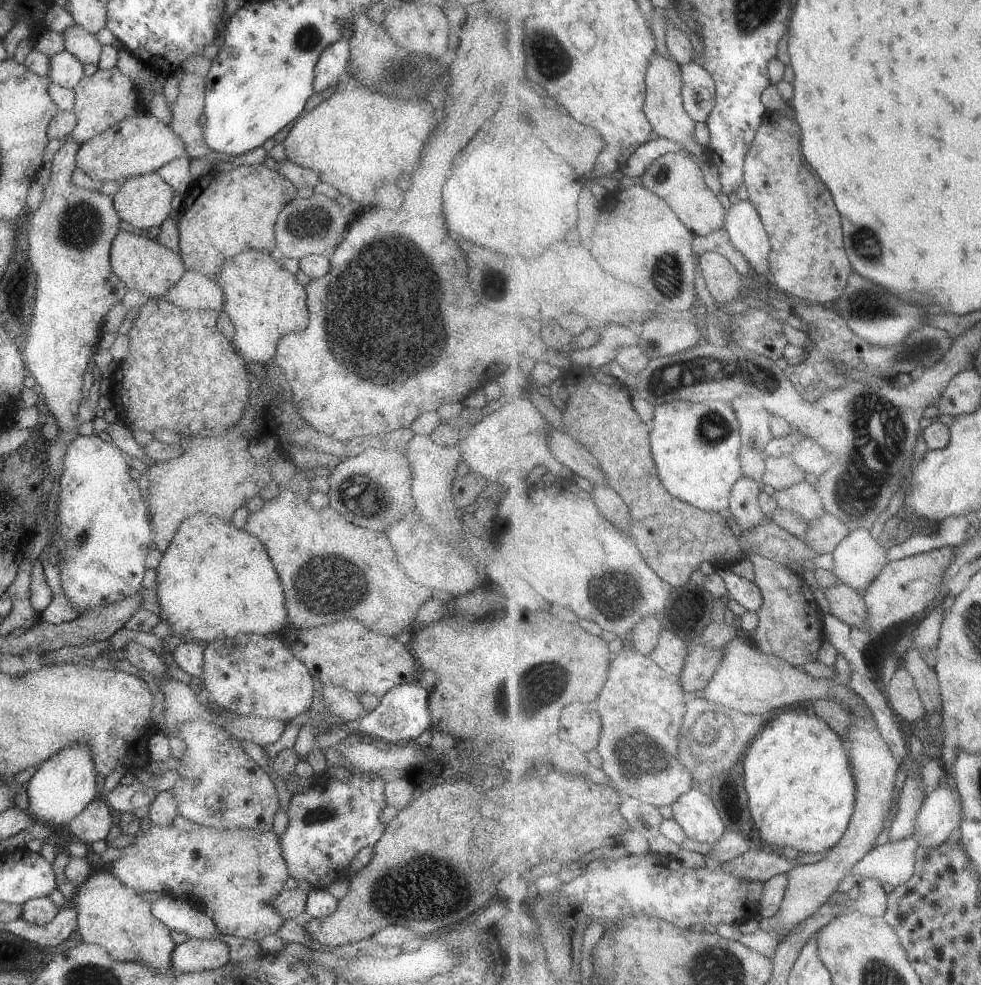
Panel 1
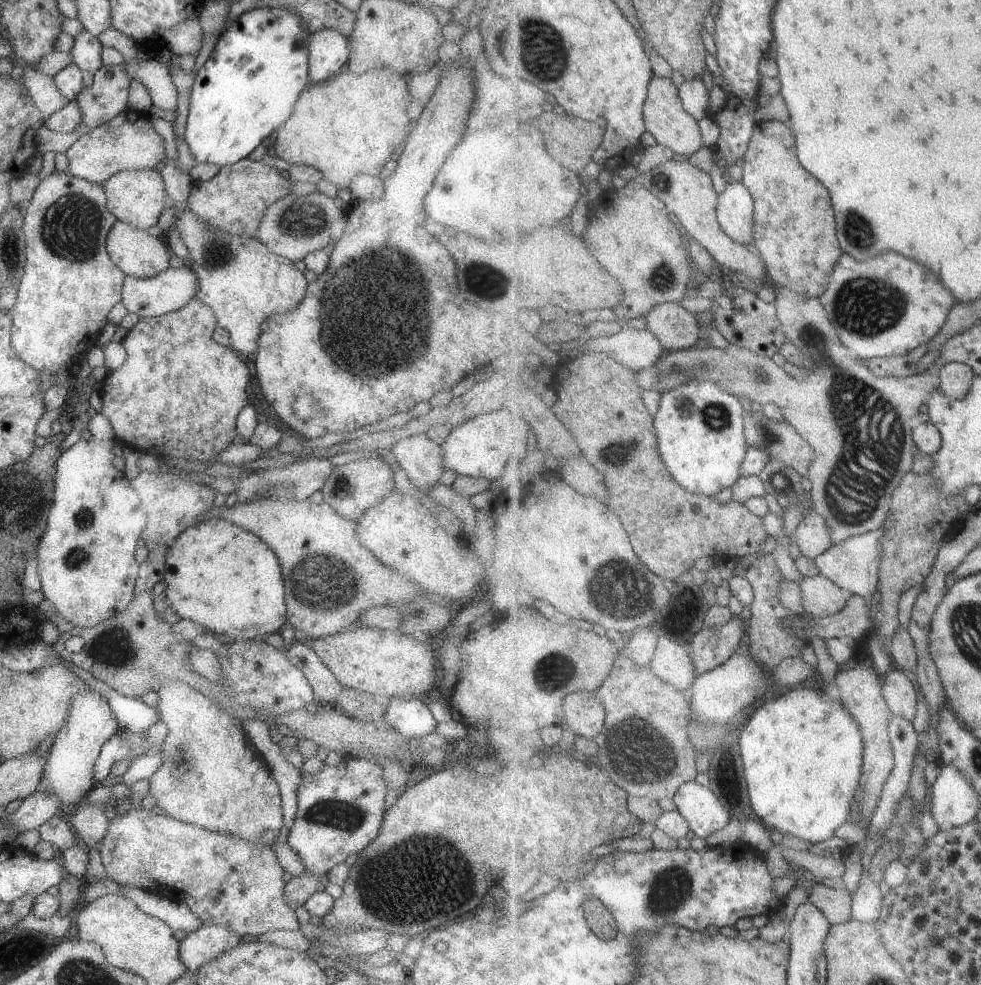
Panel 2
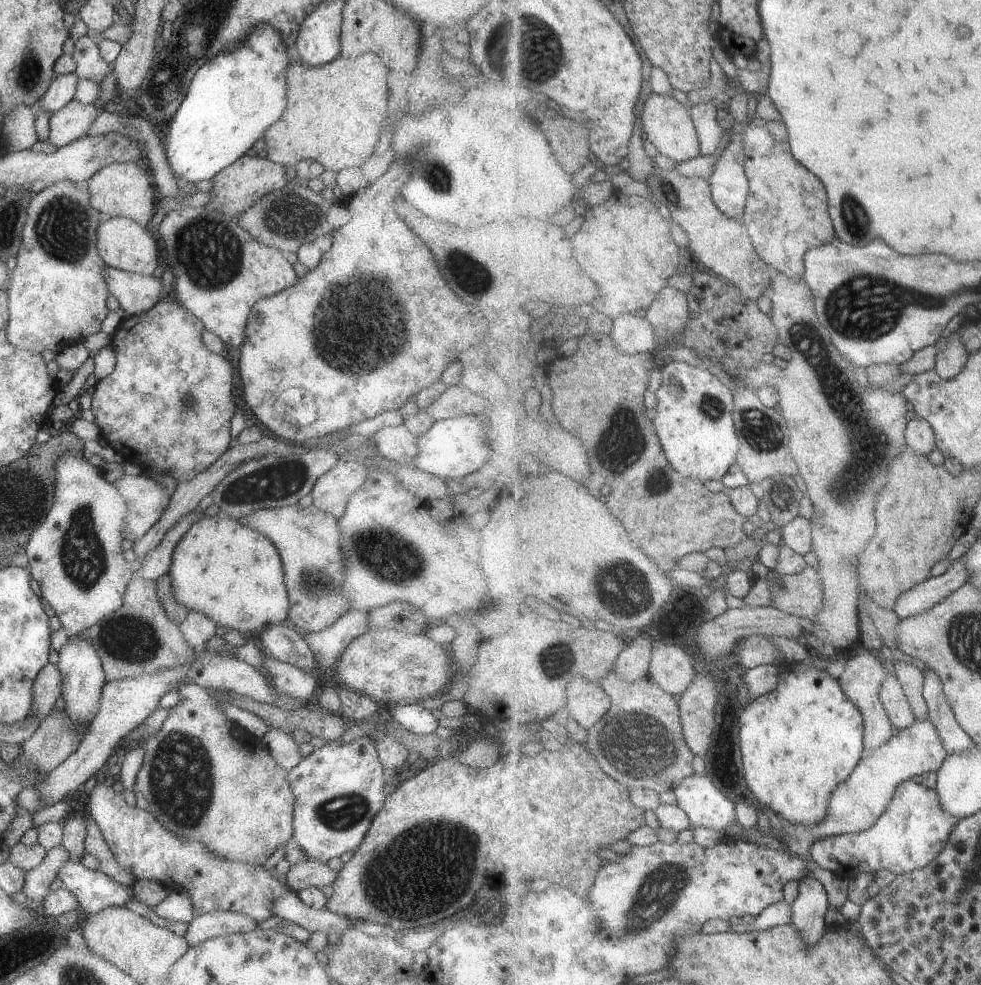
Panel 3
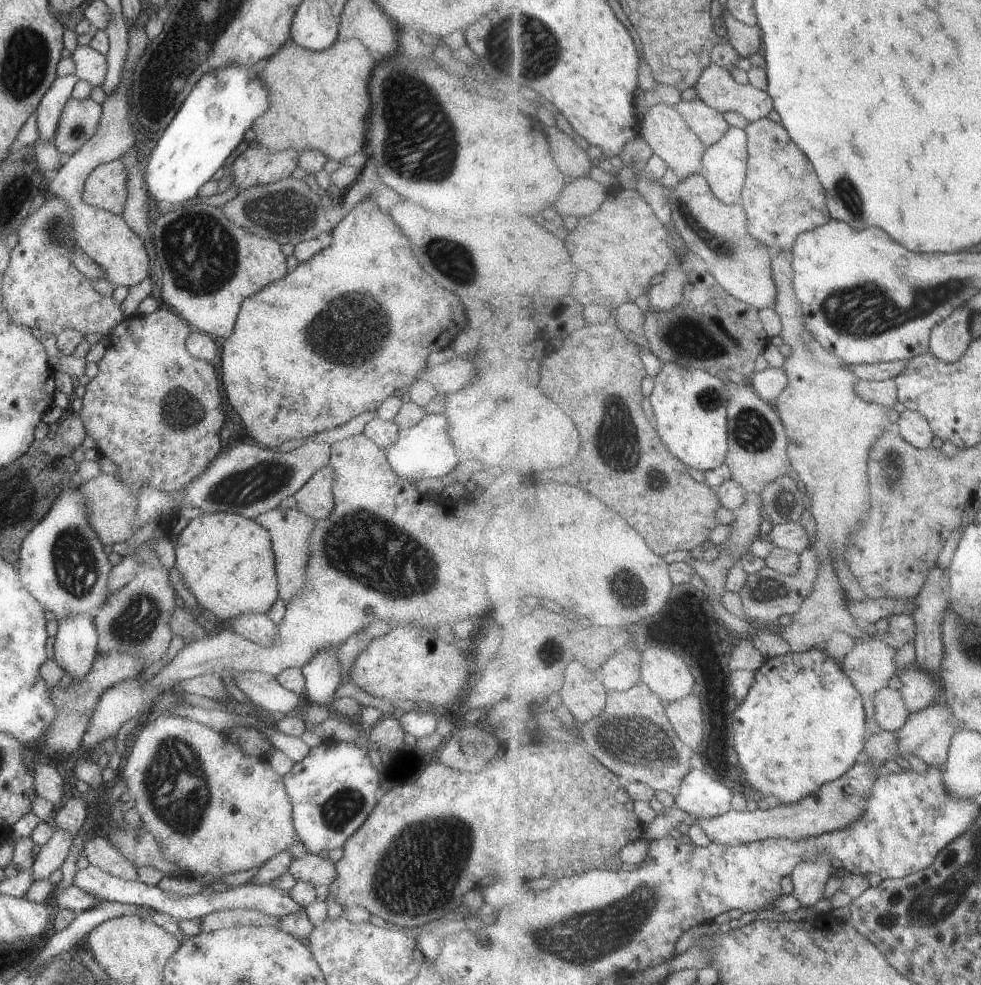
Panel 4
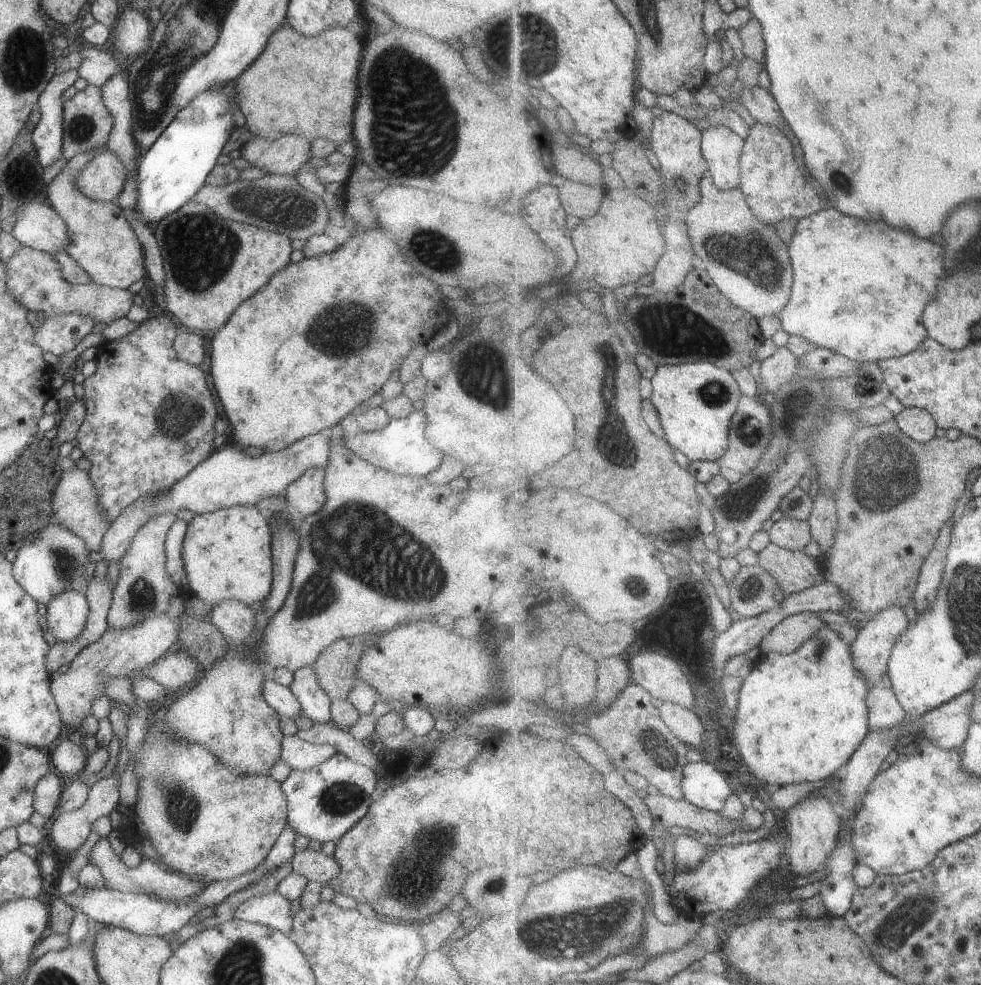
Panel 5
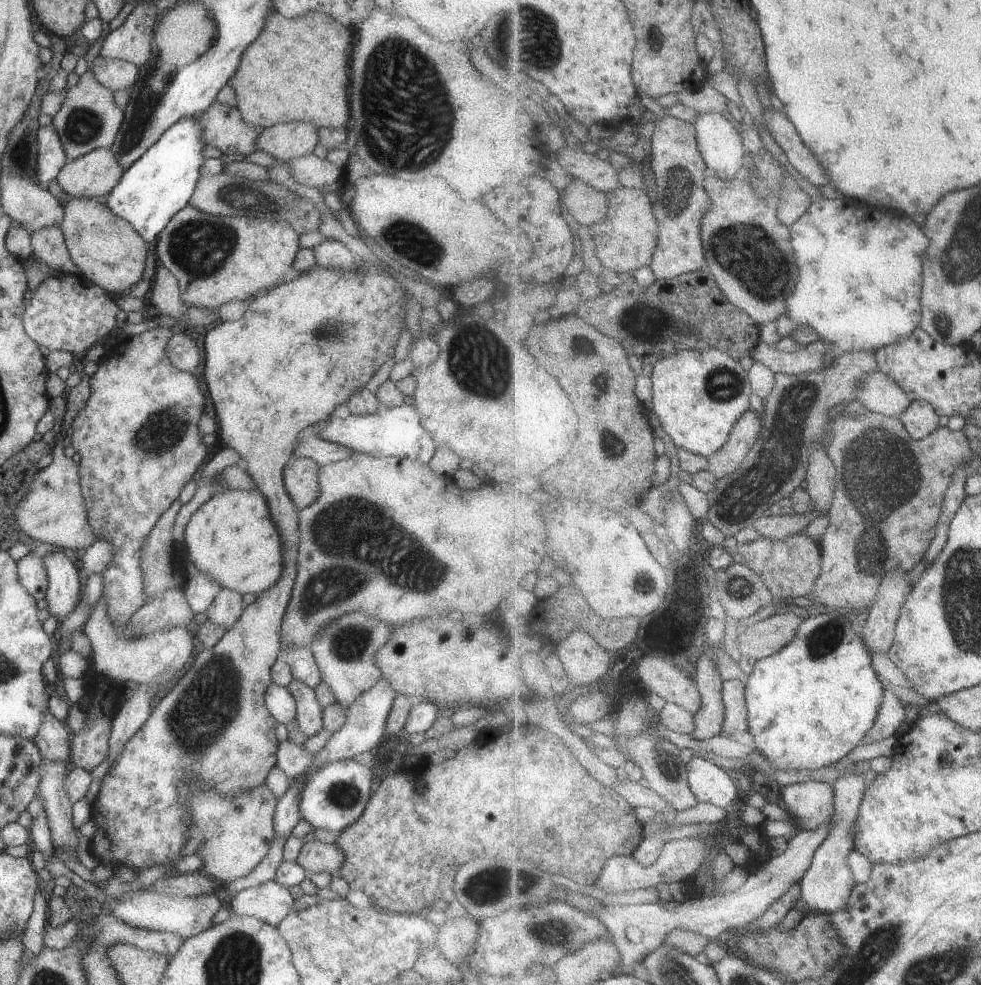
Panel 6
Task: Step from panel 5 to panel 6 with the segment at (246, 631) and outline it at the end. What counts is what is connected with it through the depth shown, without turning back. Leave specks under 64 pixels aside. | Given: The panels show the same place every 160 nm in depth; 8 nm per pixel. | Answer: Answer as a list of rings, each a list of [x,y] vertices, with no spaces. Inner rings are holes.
[[[220,588],[204,613],[212,623],[222,626],[228,631],[241,616],[244,607],[238,592]]]

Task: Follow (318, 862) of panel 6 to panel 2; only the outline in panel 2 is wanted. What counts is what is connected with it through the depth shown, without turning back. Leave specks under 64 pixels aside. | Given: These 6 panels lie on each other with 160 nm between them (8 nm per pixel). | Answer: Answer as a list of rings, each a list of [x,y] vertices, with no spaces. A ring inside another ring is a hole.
[[[303,870],[297,876],[292,876],[291,880],[284,884],[284,899],[291,909],[296,909],[303,905],[313,892],[324,891],[329,883],[326,874],[311,874]]]

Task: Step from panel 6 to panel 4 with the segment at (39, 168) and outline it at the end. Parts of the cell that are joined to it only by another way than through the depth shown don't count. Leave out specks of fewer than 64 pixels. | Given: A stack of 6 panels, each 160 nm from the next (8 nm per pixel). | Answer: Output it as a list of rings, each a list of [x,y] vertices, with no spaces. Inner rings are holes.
[[[73,74],[56,77],[47,92],[41,97],[37,108],[34,110],[40,141],[52,142],[59,113],[66,100],[70,97],[72,88],[77,81]]]

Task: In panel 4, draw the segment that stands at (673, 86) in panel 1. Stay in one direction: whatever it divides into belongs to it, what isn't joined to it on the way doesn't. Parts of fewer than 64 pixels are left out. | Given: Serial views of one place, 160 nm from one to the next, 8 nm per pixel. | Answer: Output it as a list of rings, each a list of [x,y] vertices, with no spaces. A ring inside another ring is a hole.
[[[665,103],[652,105],[641,119],[640,136],[679,180],[704,172],[703,162],[707,146],[673,105]]]

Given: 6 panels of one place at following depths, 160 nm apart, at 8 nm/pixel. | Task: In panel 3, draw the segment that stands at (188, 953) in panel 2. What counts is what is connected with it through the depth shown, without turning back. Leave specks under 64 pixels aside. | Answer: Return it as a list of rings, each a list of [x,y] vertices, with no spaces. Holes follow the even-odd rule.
[[[215,910],[215,912],[195,915],[188,923],[183,938],[188,946],[195,946],[207,938],[214,938],[221,934],[249,933],[258,927],[260,925],[247,914]]]

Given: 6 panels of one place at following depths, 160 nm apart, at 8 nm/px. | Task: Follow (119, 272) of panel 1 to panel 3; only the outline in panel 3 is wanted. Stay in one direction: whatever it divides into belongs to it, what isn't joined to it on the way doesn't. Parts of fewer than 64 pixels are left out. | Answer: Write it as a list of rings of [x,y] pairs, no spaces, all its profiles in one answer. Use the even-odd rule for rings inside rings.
[[[104,217],[95,228],[95,246],[103,264],[133,274],[151,275],[157,268],[156,237],[143,227],[124,217]]]

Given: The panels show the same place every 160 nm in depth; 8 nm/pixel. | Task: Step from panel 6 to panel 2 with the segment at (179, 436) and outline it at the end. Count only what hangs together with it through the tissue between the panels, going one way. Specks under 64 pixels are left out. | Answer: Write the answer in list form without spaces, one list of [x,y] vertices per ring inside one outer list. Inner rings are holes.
[[[191,298],[177,310],[157,317],[139,317],[135,326],[127,330],[120,341],[127,352],[127,360],[113,372],[107,373],[98,389],[102,402],[100,413],[109,422],[115,442],[125,442],[137,449],[137,452],[156,458],[171,456],[202,464],[213,464],[216,456],[230,446],[237,435],[237,412],[247,404],[245,386],[249,382],[250,372],[233,350],[223,348],[211,340],[215,328],[213,312]]]

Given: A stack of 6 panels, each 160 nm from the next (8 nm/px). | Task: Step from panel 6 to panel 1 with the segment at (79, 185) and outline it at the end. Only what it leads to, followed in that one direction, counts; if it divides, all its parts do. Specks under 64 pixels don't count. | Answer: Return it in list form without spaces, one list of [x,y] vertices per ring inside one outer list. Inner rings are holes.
[[[155,172],[127,176],[121,181],[121,186],[117,186],[117,191],[112,195],[113,210],[119,220],[124,221],[136,229],[146,232],[148,228],[160,226],[161,222],[167,218],[170,210],[171,196],[173,190]]]

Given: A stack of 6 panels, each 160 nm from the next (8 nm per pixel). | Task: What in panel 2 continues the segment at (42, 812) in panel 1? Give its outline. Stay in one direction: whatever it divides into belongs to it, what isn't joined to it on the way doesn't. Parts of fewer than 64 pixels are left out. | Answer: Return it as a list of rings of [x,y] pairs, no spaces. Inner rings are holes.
[[[83,682],[83,688],[77,690],[69,698],[67,706],[67,718],[63,726],[59,728],[57,735],[48,745],[49,756],[45,760],[45,770],[41,780],[37,784],[36,790],[41,792],[51,792],[57,796],[61,808],[69,810],[85,794],[92,789],[96,783],[93,781],[93,766],[99,755],[101,746],[117,732],[117,722],[114,714],[109,709],[107,699],[91,689],[86,682]]]

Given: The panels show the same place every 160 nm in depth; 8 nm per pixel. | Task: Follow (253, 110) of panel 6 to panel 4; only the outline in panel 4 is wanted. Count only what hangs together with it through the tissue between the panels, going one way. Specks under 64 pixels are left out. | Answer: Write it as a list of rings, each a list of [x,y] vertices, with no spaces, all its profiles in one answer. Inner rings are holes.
[[[357,39],[335,42],[322,51],[310,51],[287,42],[258,66],[258,77],[268,92],[268,109],[251,126],[258,144],[272,153],[293,149],[297,152],[318,150],[329,160],[341,162],[355,152],[362,152],[366,142],[365,116],[369,112],[368,80],[377,57]]]

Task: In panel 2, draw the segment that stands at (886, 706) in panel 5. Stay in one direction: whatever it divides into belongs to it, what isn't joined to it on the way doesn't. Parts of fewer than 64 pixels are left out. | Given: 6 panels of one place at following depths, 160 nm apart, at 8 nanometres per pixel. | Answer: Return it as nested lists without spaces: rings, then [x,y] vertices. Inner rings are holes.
[[[894,666],[888,670],[883,681],[882,690],[891,711],[895,716],[913,723],[917,717],[917,690],[913,682],[903,672],[897,672]]]

